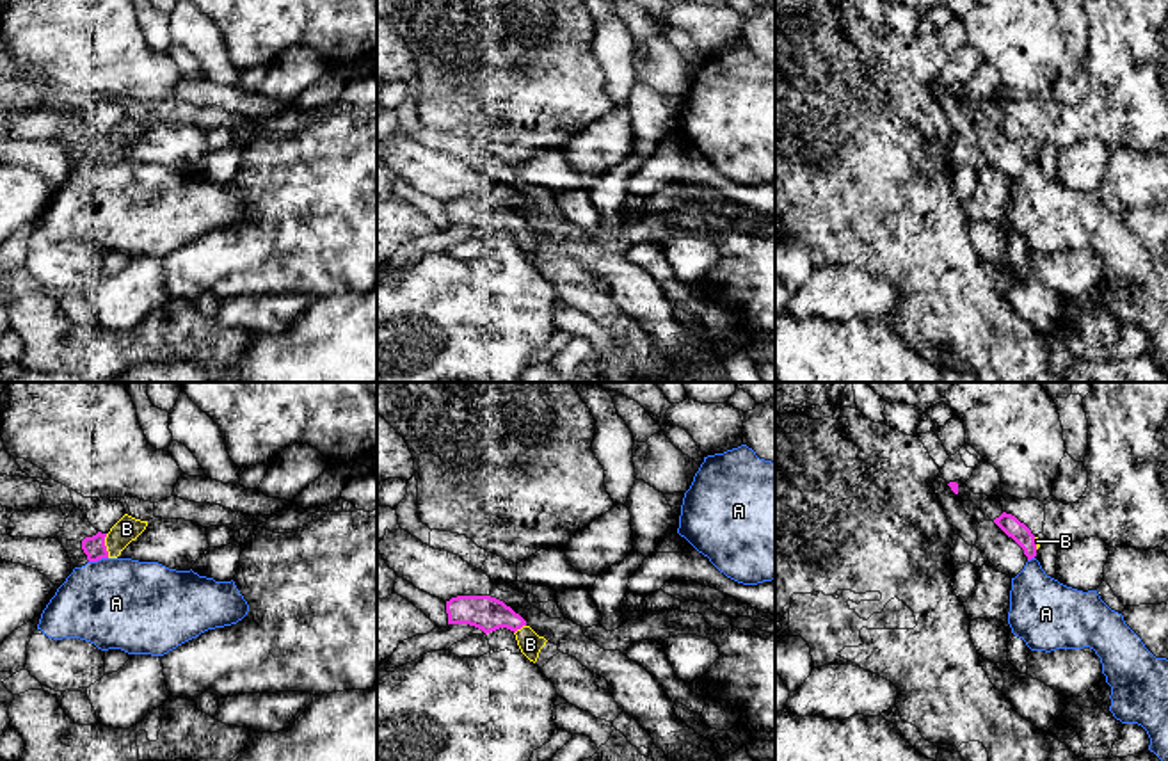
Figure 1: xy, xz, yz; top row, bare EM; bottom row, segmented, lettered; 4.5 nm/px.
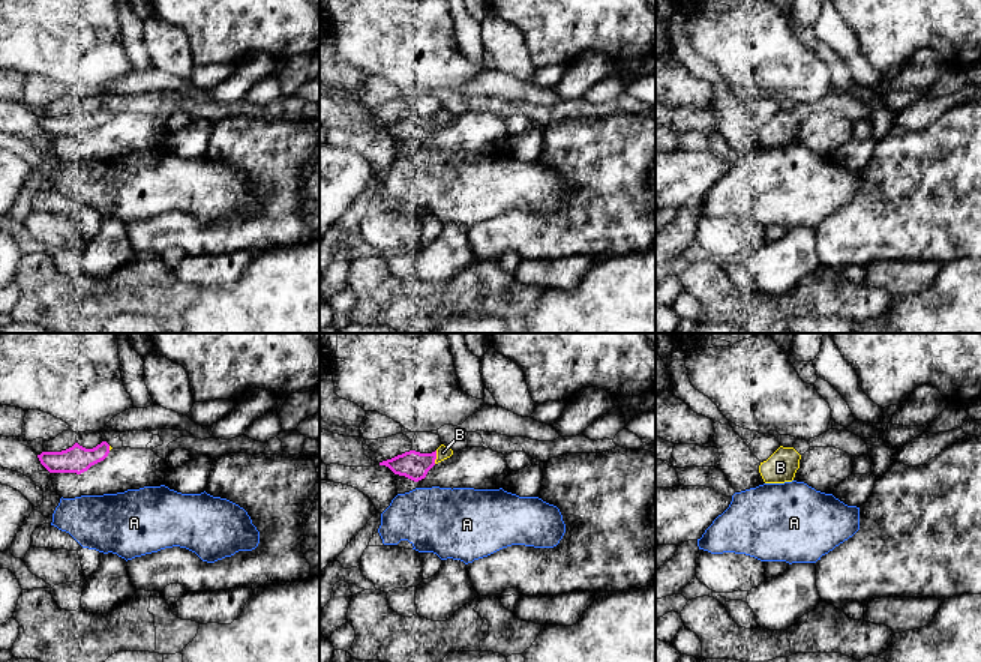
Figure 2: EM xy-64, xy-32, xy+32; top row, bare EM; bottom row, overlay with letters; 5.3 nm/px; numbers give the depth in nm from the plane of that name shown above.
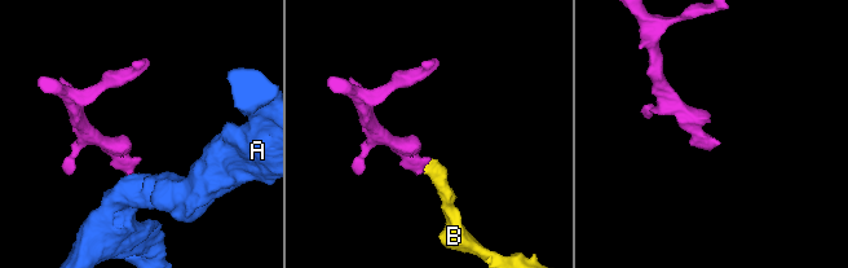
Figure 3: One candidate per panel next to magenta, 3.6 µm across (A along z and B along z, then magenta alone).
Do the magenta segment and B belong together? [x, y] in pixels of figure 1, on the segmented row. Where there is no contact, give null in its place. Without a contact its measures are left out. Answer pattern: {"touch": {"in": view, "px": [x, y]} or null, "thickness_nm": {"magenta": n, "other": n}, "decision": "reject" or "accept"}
{"touch": {"in": "xy", "px": [105, 546]}, "thickness_nm": {"magenta": 100, "other": 110}, "decision": "accept"}

